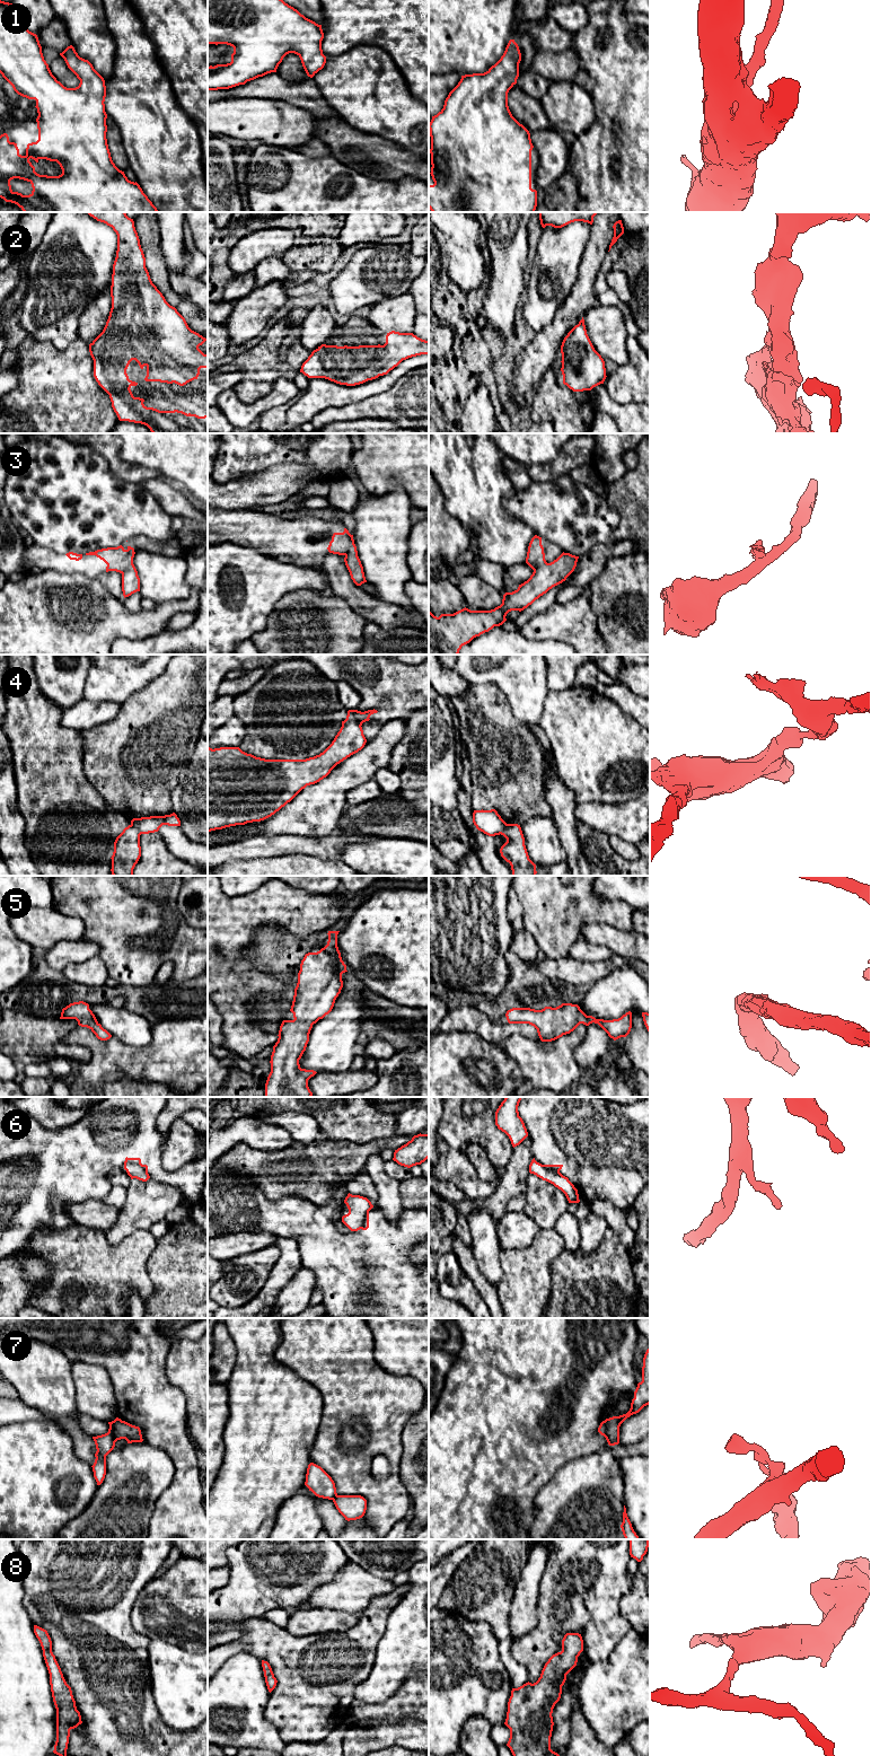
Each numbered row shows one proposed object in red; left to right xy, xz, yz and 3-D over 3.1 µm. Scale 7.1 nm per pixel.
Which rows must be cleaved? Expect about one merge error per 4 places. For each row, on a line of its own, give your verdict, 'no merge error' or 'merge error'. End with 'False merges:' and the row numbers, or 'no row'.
1: no merge error
2: no merge error
3: merge error
4: merge error
5: no merge error
6: merge error
7: merge error
8: no merge error
False merges: 3, 4, 6, 7

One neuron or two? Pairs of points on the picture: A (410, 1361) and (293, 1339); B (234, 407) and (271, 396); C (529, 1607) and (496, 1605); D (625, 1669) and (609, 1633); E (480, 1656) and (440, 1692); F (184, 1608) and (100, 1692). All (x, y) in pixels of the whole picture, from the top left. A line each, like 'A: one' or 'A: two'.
A: two
B: one
C: two
D: two
E: one
F: two

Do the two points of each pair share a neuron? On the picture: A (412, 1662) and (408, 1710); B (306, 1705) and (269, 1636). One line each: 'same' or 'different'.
A: different
B: same

